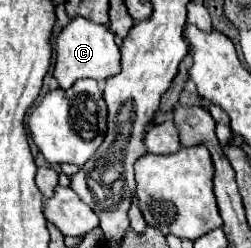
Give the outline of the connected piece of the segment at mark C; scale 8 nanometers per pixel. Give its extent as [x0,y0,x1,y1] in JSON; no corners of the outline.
[53,18,121,90]

